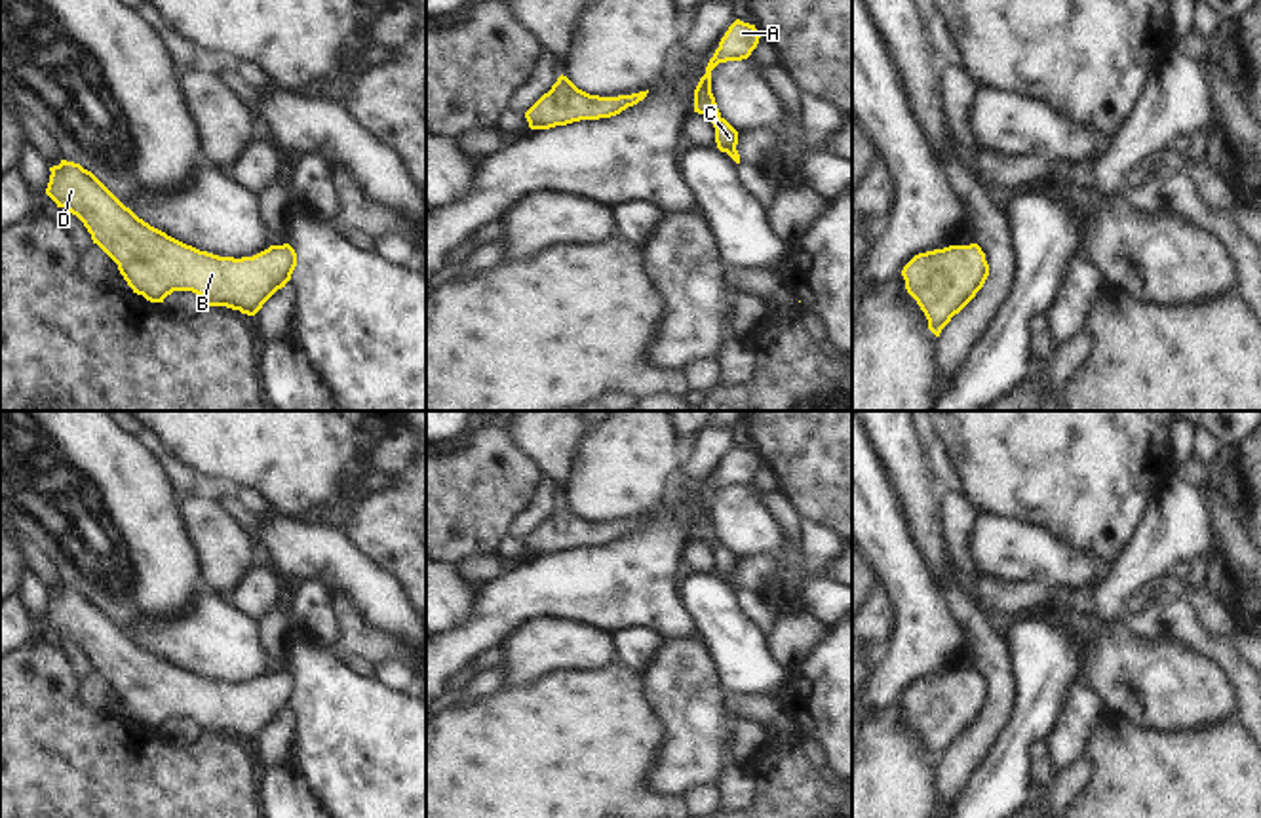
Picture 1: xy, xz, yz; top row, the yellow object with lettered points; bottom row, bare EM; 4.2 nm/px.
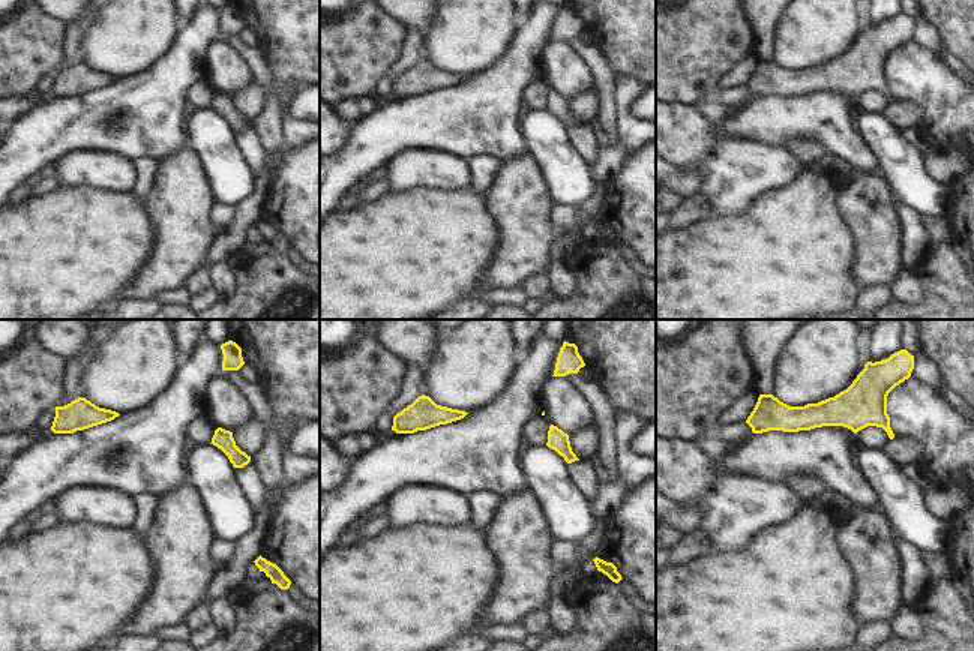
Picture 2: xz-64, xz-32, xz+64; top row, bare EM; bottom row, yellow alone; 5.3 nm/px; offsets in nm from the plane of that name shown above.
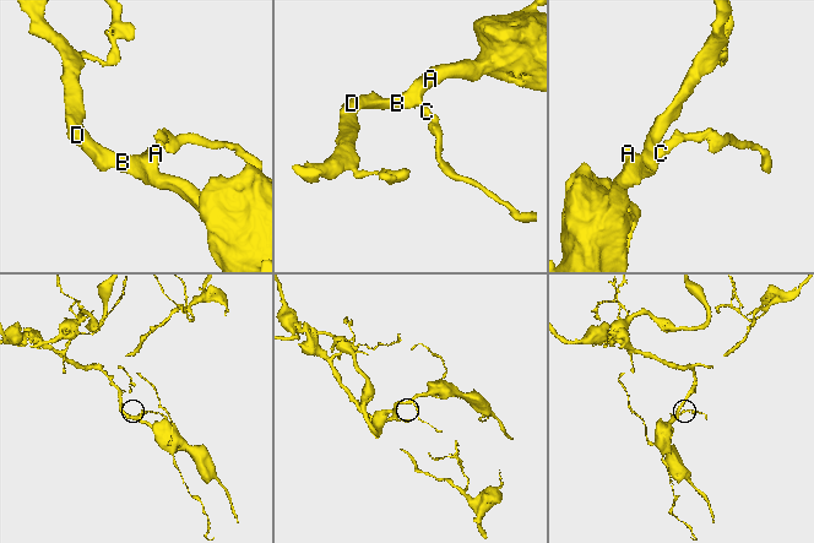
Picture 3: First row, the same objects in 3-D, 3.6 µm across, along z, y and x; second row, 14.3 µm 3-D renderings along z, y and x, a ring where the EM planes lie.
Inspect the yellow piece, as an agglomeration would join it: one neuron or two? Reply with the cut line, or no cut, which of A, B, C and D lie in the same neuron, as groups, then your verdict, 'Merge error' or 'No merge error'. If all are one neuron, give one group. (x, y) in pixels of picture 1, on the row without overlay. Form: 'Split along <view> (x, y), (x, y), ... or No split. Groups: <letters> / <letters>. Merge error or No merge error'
No split. Groups: A B C D. No merge error

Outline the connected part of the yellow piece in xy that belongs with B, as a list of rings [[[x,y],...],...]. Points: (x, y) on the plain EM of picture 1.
[[[61,586],[49,597],[46,620],[84,649],[133,719],[150,729],[164,729],[173,717],[192,717],[205,732],[255,742],[297,692],[289,670],[242,685],[200,677],[139,645],[80,590]]]

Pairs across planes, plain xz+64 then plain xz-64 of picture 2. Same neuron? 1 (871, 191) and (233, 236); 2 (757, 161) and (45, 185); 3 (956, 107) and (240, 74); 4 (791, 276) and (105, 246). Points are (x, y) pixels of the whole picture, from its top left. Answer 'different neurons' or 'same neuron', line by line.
1: different neurons
2: different neurons
3: same neuron
4: same neuron

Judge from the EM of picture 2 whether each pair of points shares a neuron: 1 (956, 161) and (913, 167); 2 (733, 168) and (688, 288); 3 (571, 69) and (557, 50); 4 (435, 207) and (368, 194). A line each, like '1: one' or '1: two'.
1: two
2: two
3: one
4: two

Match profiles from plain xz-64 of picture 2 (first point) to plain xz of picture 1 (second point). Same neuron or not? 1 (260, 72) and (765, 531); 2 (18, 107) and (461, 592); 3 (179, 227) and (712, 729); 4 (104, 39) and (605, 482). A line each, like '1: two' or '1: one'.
1: two
2: two
3: one
4: one

